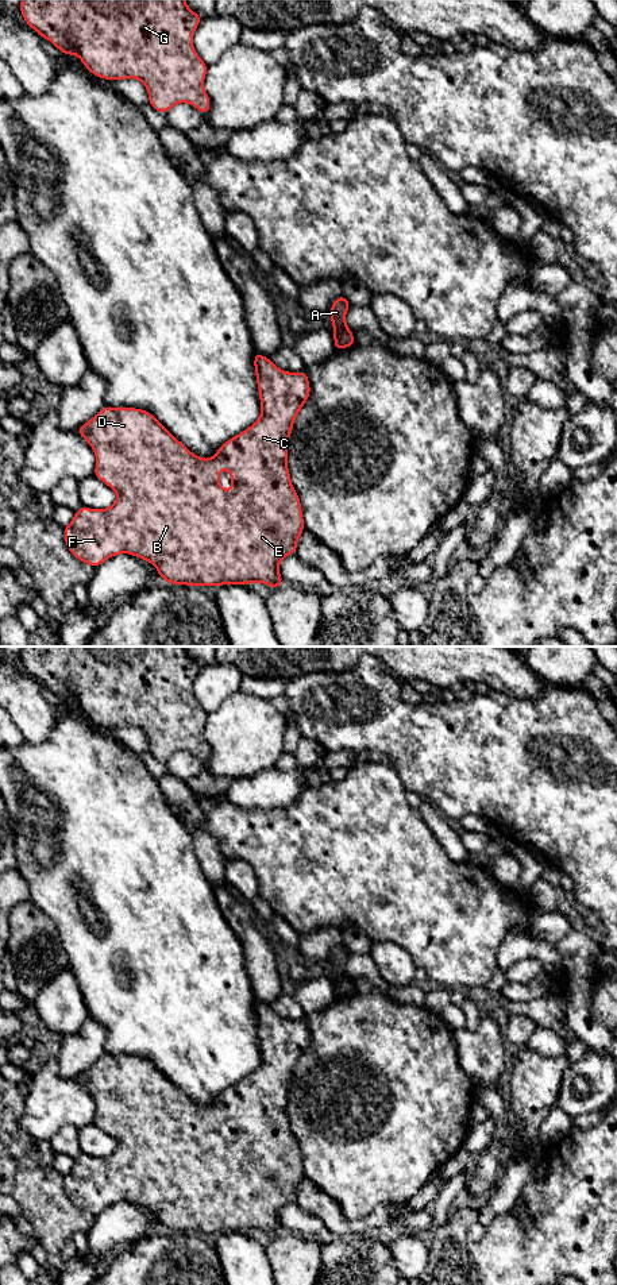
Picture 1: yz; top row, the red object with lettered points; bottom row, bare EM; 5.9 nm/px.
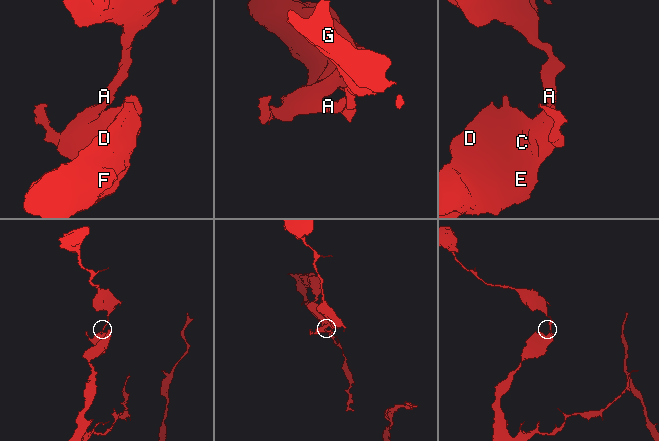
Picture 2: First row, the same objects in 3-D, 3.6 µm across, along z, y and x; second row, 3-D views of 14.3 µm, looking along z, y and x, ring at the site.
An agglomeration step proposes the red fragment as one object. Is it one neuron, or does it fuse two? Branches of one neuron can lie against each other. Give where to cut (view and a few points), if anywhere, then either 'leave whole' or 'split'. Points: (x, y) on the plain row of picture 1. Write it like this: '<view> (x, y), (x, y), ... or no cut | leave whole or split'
no cut | leave whole

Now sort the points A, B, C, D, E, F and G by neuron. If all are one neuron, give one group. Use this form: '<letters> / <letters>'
A B C D E F G

